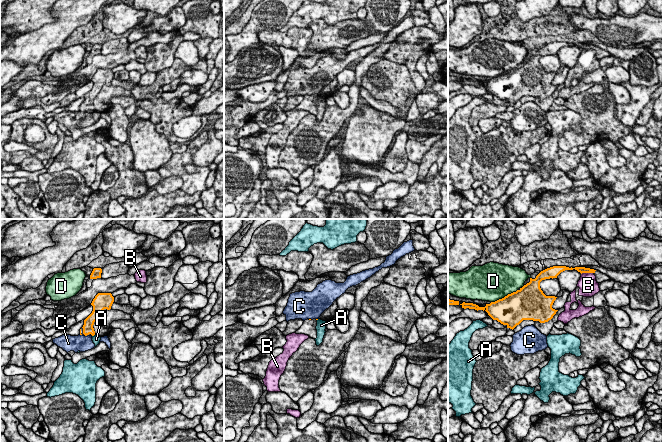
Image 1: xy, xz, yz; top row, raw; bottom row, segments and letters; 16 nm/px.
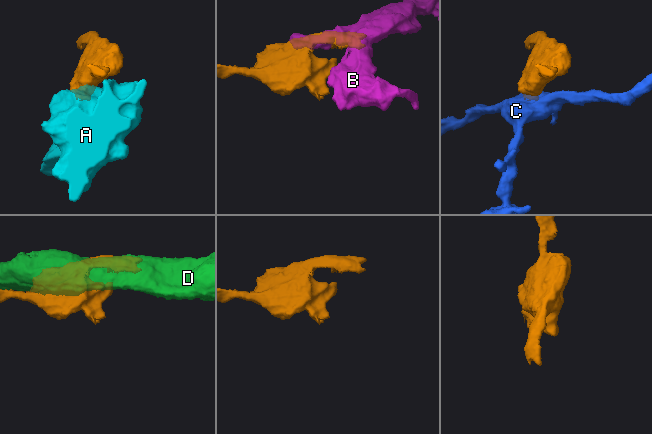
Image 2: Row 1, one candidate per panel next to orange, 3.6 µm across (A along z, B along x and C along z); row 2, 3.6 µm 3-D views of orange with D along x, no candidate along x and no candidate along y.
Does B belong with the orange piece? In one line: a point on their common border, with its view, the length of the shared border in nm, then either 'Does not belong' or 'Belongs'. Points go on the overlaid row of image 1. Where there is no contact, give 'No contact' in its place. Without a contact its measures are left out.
Touches orange at yz (587, 272). Shared border 220 nm. Does not belong

